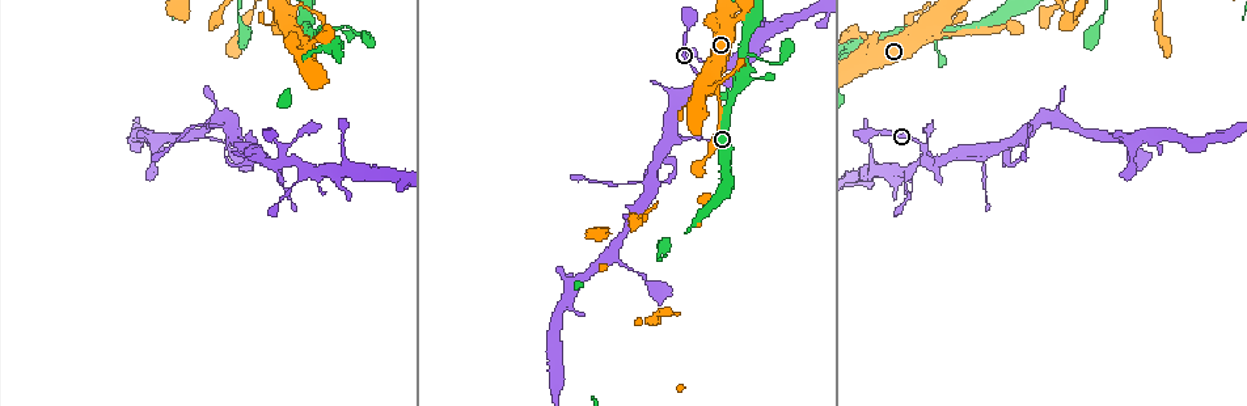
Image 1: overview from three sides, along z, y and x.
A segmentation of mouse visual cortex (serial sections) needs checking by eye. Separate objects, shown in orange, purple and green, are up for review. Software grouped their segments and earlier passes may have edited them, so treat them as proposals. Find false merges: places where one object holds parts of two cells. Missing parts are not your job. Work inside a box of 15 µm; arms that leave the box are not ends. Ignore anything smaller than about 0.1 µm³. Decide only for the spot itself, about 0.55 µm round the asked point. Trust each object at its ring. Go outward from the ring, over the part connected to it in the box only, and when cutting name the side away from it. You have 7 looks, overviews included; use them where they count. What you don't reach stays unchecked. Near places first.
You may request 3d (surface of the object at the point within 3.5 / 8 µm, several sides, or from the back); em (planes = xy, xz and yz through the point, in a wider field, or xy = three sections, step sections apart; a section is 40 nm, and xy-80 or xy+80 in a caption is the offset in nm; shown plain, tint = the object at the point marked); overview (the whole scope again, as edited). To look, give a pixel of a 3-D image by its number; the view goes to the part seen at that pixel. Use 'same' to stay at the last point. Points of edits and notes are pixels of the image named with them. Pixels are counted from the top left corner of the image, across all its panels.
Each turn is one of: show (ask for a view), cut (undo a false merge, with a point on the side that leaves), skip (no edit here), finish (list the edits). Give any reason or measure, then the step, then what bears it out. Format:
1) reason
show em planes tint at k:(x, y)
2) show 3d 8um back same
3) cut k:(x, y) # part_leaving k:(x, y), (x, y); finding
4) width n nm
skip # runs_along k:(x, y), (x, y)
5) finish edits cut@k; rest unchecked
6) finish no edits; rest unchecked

arms part here
show 3d 3.5um back at 1:(895, 33)

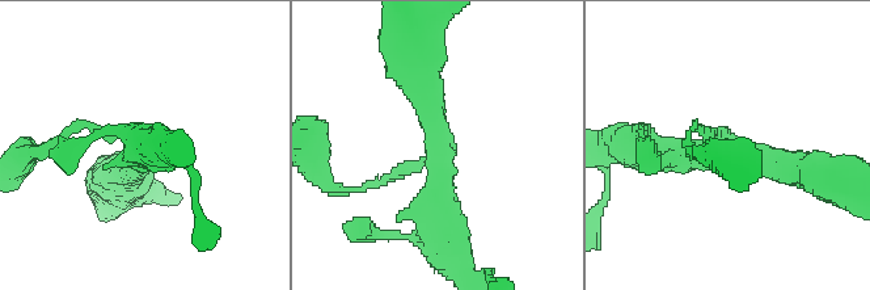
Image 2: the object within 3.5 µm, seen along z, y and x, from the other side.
arms 3; arm_widths 150, 350, 400 nm
show em xy step 5 tint at 2:(442, 157)

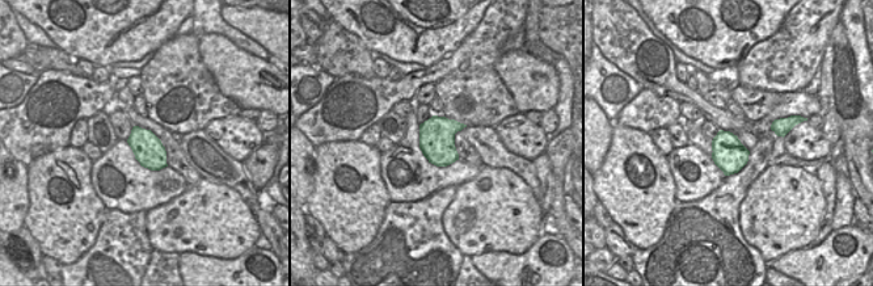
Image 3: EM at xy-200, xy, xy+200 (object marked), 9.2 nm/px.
skip # runs_along 2:(448, 246), (436, 124), (421, 80); one cell here

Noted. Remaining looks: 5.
show 3d 3.5um at 1:(926, 157)

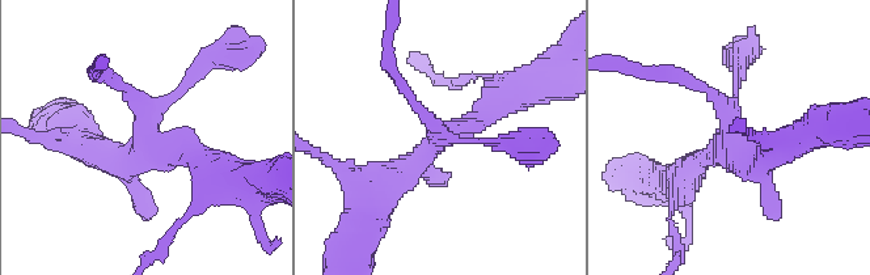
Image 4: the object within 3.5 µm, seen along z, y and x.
show em planes tint at 4:(736, 143)

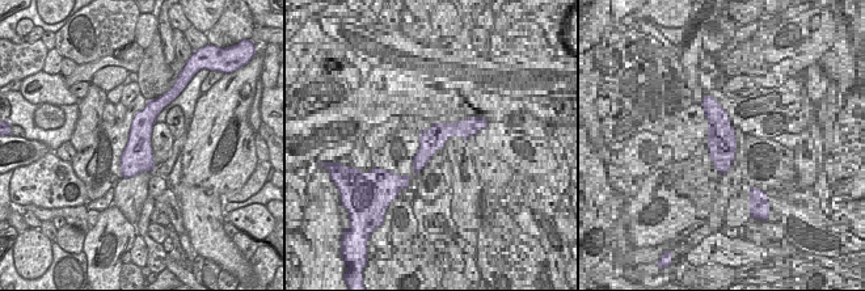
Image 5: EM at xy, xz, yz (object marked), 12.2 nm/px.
skip # runs_along 4:(691, 77), (731, 114), (747, 159), (784, 147); all the same cell

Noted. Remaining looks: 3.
a fork
show em xy step 2 tint at 1:(154, 139)

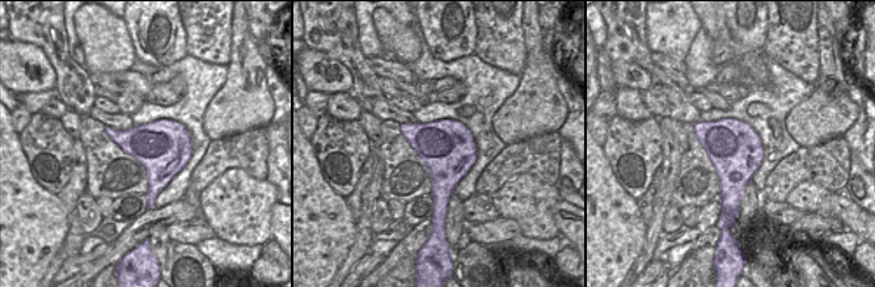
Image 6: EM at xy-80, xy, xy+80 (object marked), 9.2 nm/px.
show 3d 3.5um back same

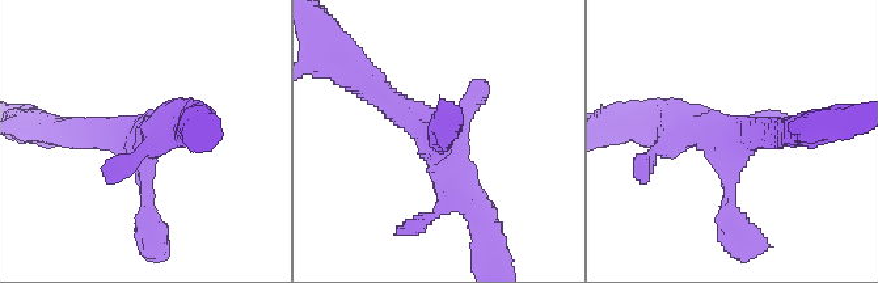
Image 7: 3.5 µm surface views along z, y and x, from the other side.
skip # runs_along 7:(367, 83), (439, 143), (476, 210); one cell here

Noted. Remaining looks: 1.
finish no edits; rest unchecked

